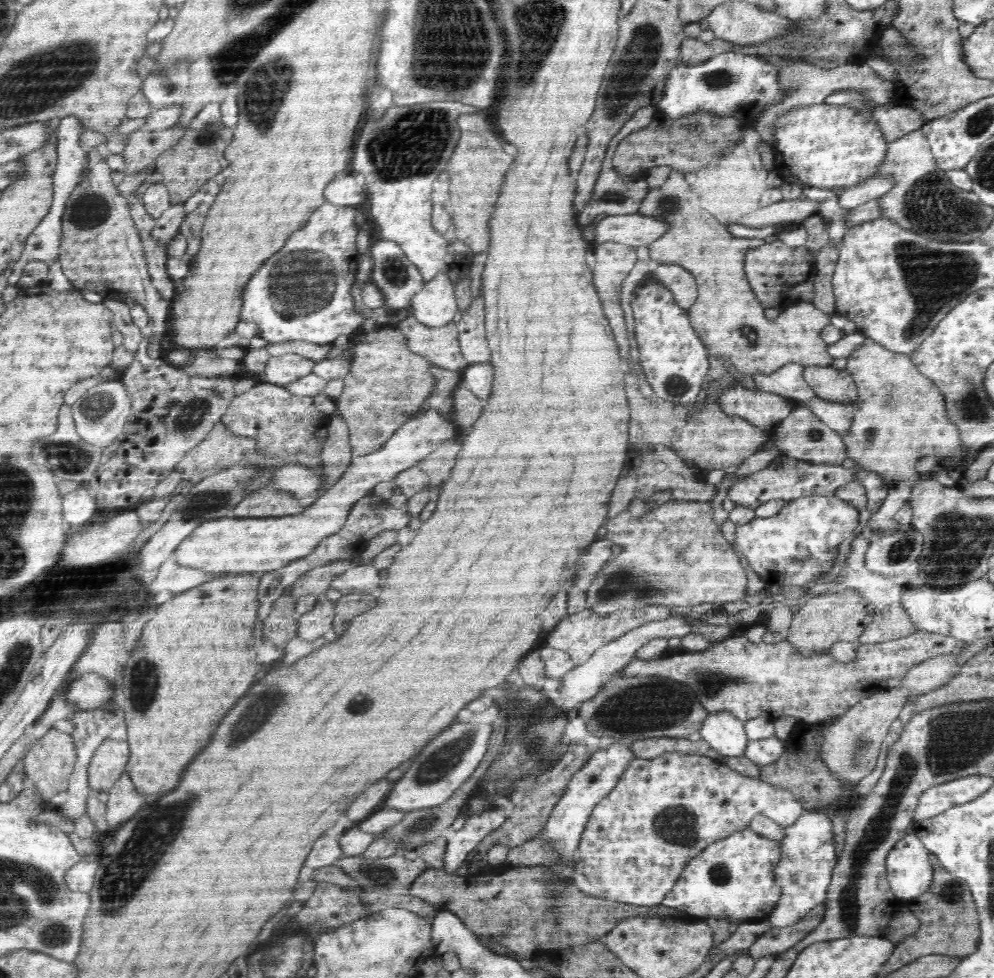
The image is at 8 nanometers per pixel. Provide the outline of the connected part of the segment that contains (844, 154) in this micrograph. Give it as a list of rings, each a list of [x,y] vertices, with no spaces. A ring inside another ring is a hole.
[[[822,102],[812,106],[800,106],[786,112],[774,122],[774,170],[784,183],[805,187],[818,187],[841,192],[863,183],[867,178],[878,176],[877,170],[886,158],[887,144],[878,123],[865,118],[851,106],[832,106]]]

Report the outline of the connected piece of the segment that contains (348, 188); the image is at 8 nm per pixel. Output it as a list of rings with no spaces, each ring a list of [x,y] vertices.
[[[352,174],[352,176],[344,176],[344,178],[336,178],[332,180],[326,190],[324,196],[328,202],[344,207],[359,207],[366,198],[366,190],[362,176],[360,174]]]

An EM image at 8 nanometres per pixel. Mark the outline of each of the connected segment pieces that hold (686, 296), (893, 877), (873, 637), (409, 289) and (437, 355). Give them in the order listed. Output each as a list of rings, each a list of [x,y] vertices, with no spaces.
[[[659,264],[652,273],[658,281],[670,289],[674,300],[682,309],[690,309],[690,306],[698,299],[700,290],[689,270],[677,264]]]
[[[915,835],[902,836],[887,856],[887,879],[893,893],[906,905],[924,895],[933,880],[930,852]]]
[[[890,604],[884,610],[878,610],[872,622],[866,626],[857,638],[860,644],[880,644],[890,640],[898,640],[916,632],[917,628],[909,619],[907,612],[900,604]]]
[[[379,240],[369,248],[373,260],[373,282],[384,295],[384,307],[390,309],[397,317],[403,309],[411,307],[411,300],[423,290],[426,282],[420,274],[420,269],[408,260],[400,245],[392,240]]]
[[[409,316],[396,318],[392,325],[402,331],[408,349],[428,359],[432,365],[461,372],[469,365],[462,355],[454,321],[432,328]]]

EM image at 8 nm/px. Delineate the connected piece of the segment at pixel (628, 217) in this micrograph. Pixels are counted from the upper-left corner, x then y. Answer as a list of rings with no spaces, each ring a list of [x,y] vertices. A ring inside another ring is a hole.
[[[639,212],[622,215],[608,215],[593,226],[595,239],[593,245],[597,246],[604,242],[612,241],[620,244],[627,244],[637,248],[642,244],[650,244],[657,238],[660,238],[666,230],[669,229],[667,224],[662,222],[661,218],[654,218],[653,216],[642,216]]]

